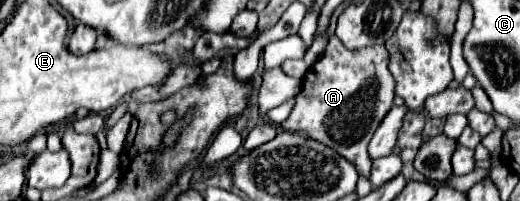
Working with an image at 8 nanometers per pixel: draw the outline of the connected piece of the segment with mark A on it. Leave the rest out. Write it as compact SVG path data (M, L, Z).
M330 36L324 54L306 72L302 80L302 90L296 94L296 106L290 118L282 124L282 128L286 132L302 132L312 140L330 146L340 156L356 164L358 174L368 178L372 164L372 160L368 158L368 142L376 132L376 126L382 122L384 114L392 108L392 104L394 104L394 78L388 70L388 50L380 44L366 46L360 50L348 50L336 36Z

